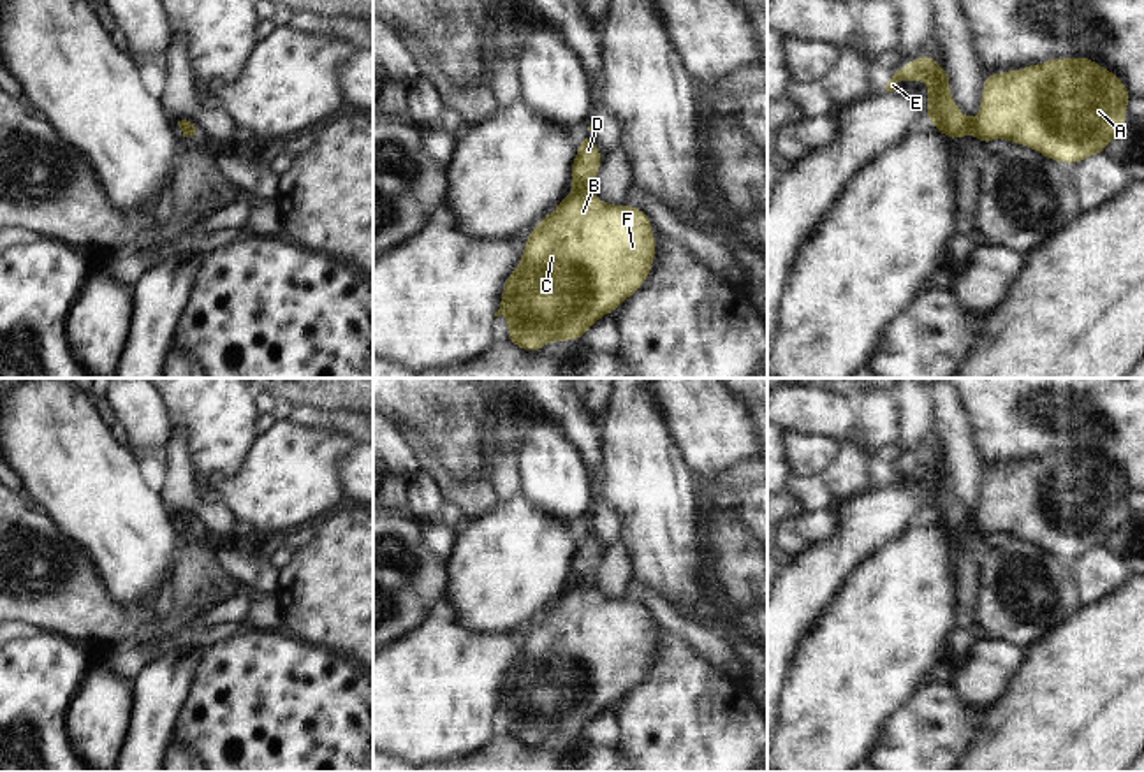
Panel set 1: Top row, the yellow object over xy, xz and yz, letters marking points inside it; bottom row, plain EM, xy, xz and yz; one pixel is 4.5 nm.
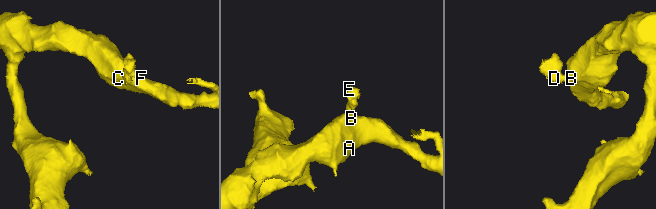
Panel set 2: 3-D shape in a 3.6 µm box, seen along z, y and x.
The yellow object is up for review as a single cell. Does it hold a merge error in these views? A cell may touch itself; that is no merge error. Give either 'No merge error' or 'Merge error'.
Merge error

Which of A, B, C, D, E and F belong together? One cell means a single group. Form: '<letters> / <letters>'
A B C F / D E

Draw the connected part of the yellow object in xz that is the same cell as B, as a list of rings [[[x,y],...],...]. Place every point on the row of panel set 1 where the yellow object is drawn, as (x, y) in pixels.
[[[574,186],[574,190],[567,193],[563,200],[544,220],[540,220],[533,229],[530,229],[530,236],[523,244],[523,255],[521,255],[519,264],[505,278],[503,292],[500,297],[500,310],[495,313],[495,317],[502,315],[507,318],[507,324],[509,324],[507,341],[524,352],[539,352],[549,341],[583,339],[583,336],[588,332],[588,329],[595,322],[598,322],[607,313],[616,311],[634,292],[637,292],[646,283],[653,269],[655,255],[656,255],[656,241],[653,237],[653,225],[651,225],[649,215],[646,215],[642,209],[632,204],[627,204],[627,202],[620,206],[607,204],[602,199],[598,199],[593,192],[590,192],[588,188]]]

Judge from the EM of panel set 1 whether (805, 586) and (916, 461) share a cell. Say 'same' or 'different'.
different

